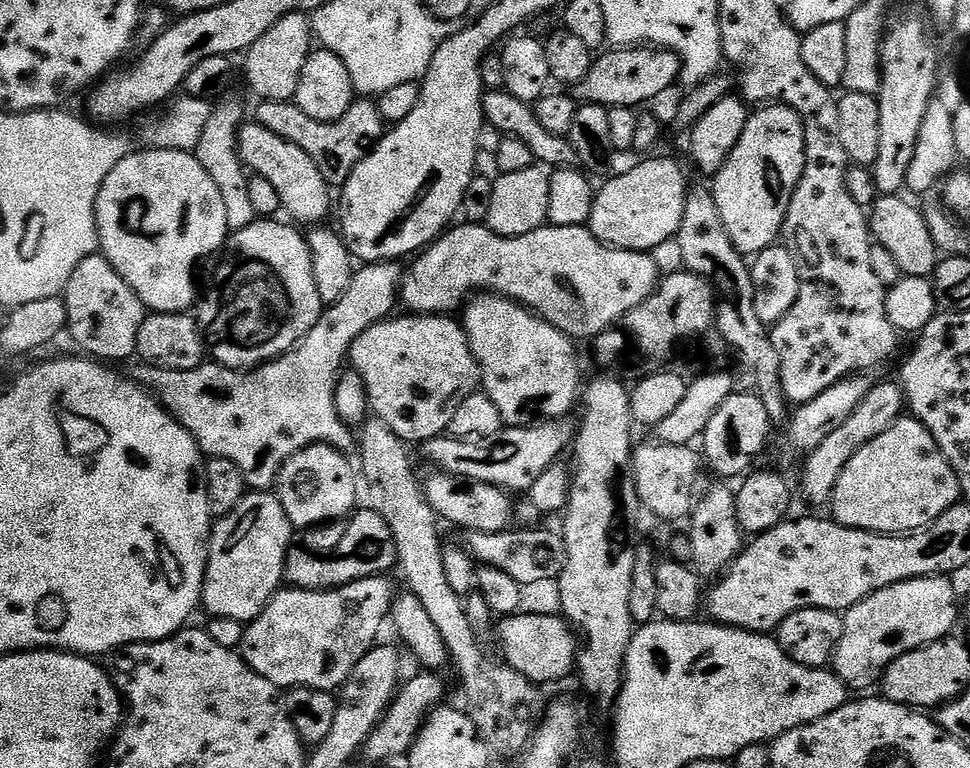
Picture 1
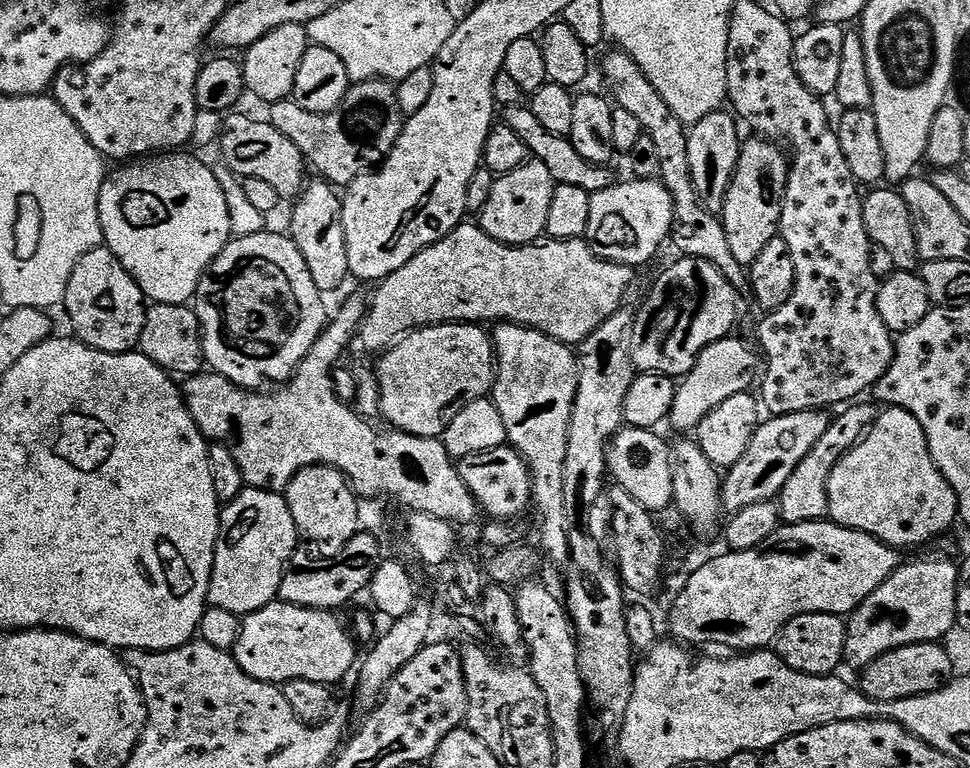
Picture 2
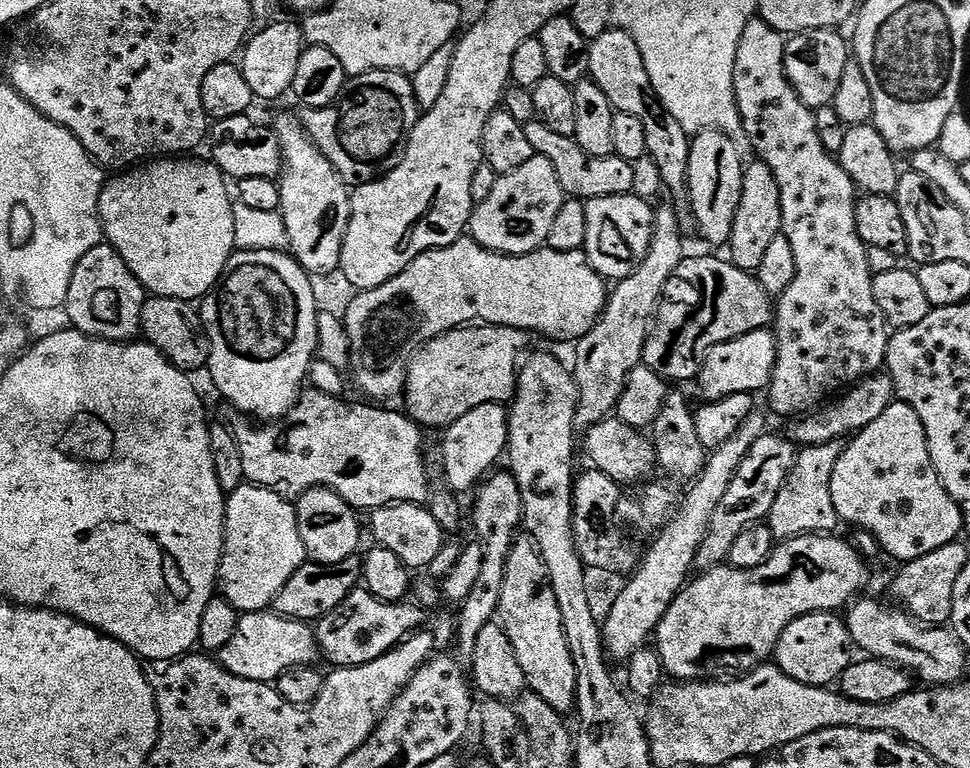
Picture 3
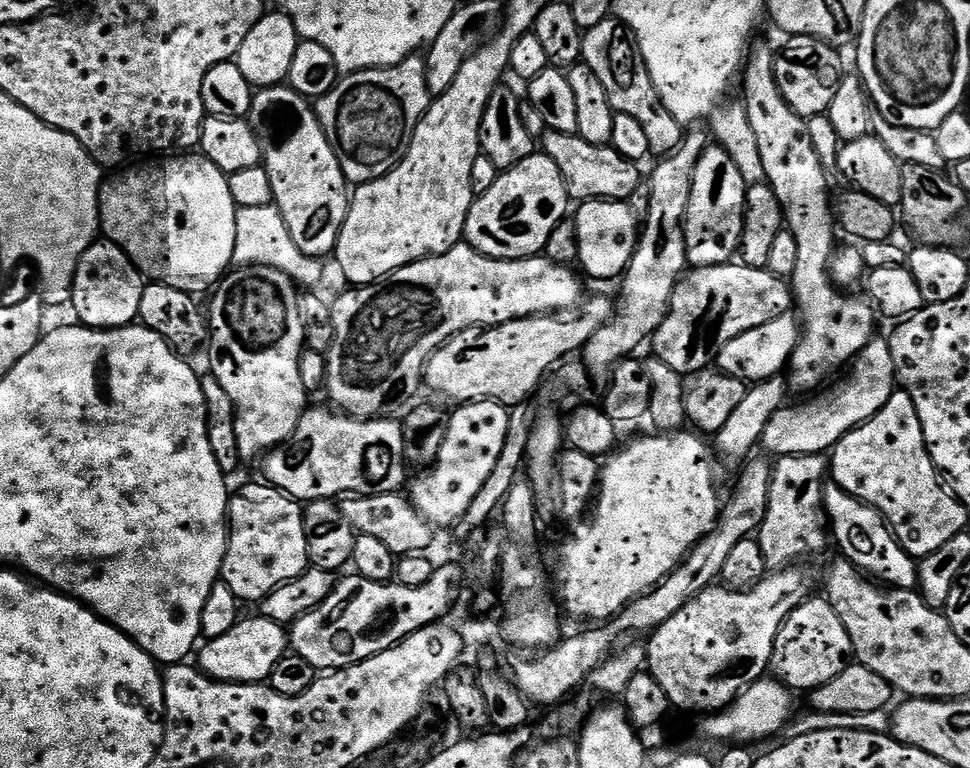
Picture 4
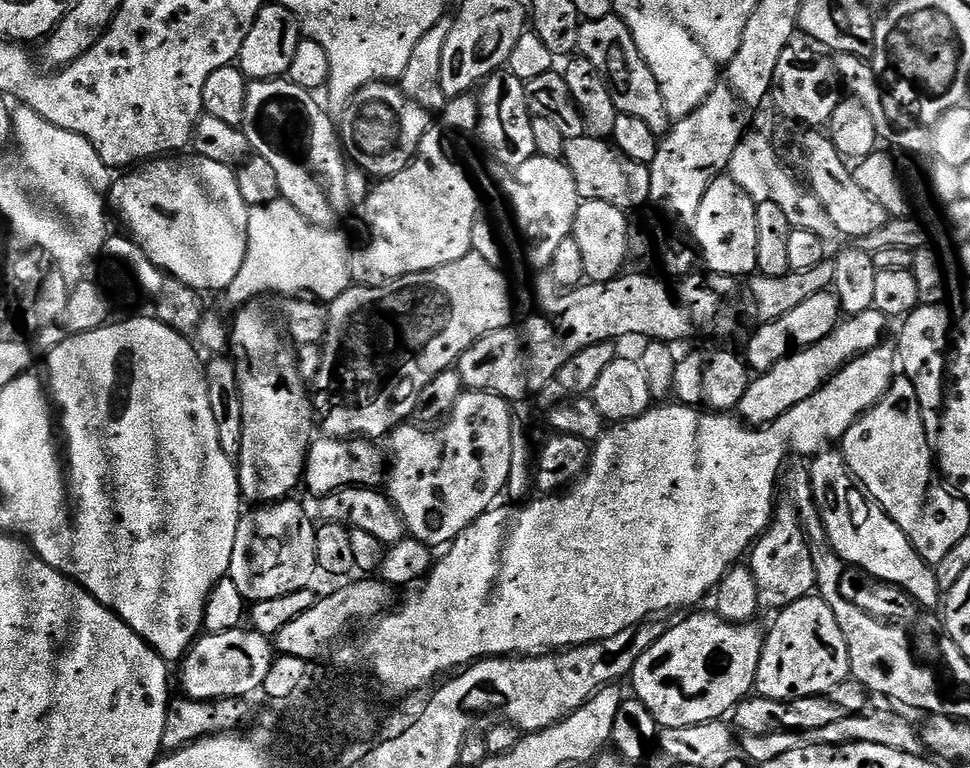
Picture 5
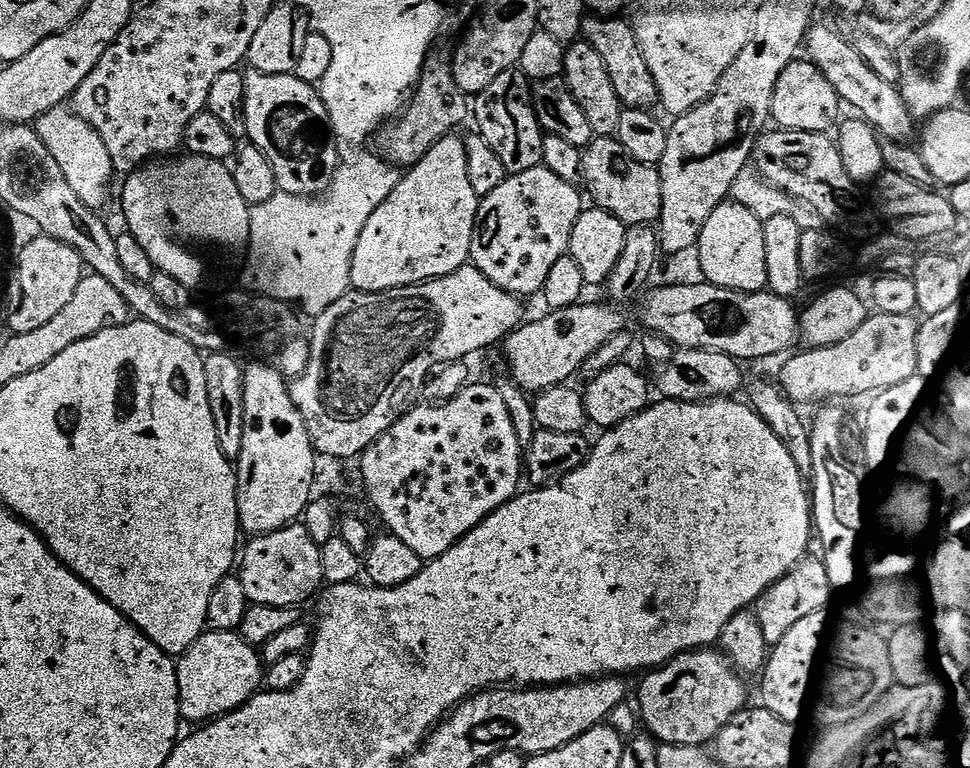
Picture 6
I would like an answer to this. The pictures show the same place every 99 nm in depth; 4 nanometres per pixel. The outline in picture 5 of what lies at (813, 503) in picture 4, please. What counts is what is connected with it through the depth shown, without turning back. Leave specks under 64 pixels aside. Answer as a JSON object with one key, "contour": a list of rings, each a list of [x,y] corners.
{"contour":[[[777,503],[768,529],[760,533],[760,539],[750,549],[750,567],[758,586],[758,602],[761,609],[769,608],[772,614],[816,592],[814,561],[810,559],[810,546],[802,534],[798,514],[792,503]]]}

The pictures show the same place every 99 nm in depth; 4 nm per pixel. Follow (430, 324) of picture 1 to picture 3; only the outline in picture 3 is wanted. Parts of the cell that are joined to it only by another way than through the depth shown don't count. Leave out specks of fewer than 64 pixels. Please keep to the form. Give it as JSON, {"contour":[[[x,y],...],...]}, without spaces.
{"contour":[[[465,326],[420,345],[408,362],[406,414],[421,429],[447,430],[462,414],[470,414],[478,406],[507,405],[516,394],[522,357],[529,351],[528,340],[529,333],[519,328]]]}

